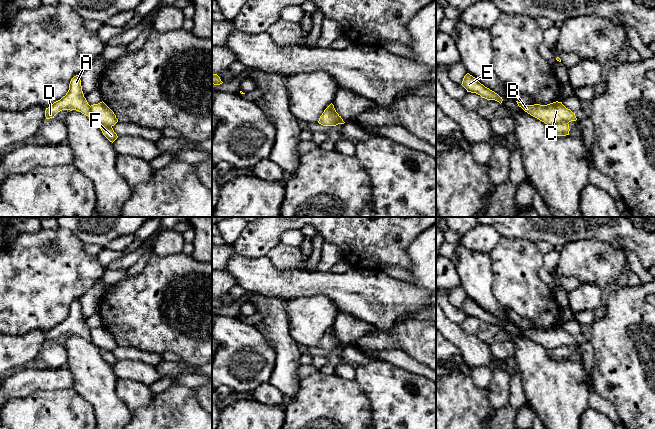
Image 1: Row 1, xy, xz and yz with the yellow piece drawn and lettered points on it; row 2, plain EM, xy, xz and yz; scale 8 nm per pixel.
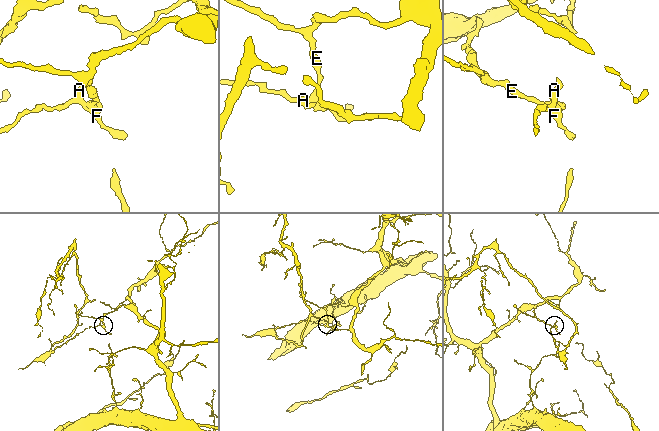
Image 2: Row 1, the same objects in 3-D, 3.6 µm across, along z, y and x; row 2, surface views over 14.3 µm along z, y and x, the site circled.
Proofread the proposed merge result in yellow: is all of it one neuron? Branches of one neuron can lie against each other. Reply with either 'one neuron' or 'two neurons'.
two neurons

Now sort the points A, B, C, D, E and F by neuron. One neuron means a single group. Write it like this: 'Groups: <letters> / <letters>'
Groups: A D F / B C E

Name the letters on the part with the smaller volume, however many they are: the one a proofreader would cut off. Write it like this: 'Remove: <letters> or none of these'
Remove: A, D, F

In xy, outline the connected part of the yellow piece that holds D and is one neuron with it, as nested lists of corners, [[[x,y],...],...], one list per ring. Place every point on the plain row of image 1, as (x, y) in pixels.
[[[79,299],[71,303],[66,319],[46,332],[45,341],[46,343],[54,342],[54,340],[62,334],[76,334],[92,342],[90,329],[84,321]]]

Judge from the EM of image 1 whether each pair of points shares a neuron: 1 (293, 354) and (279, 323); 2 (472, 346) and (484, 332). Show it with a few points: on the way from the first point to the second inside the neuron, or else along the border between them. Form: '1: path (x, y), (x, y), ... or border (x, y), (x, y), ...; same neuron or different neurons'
1: path (285, 346), (280, 338), (279, 331); same neuron
2: border (477, 335), (486, 343); different neurons

